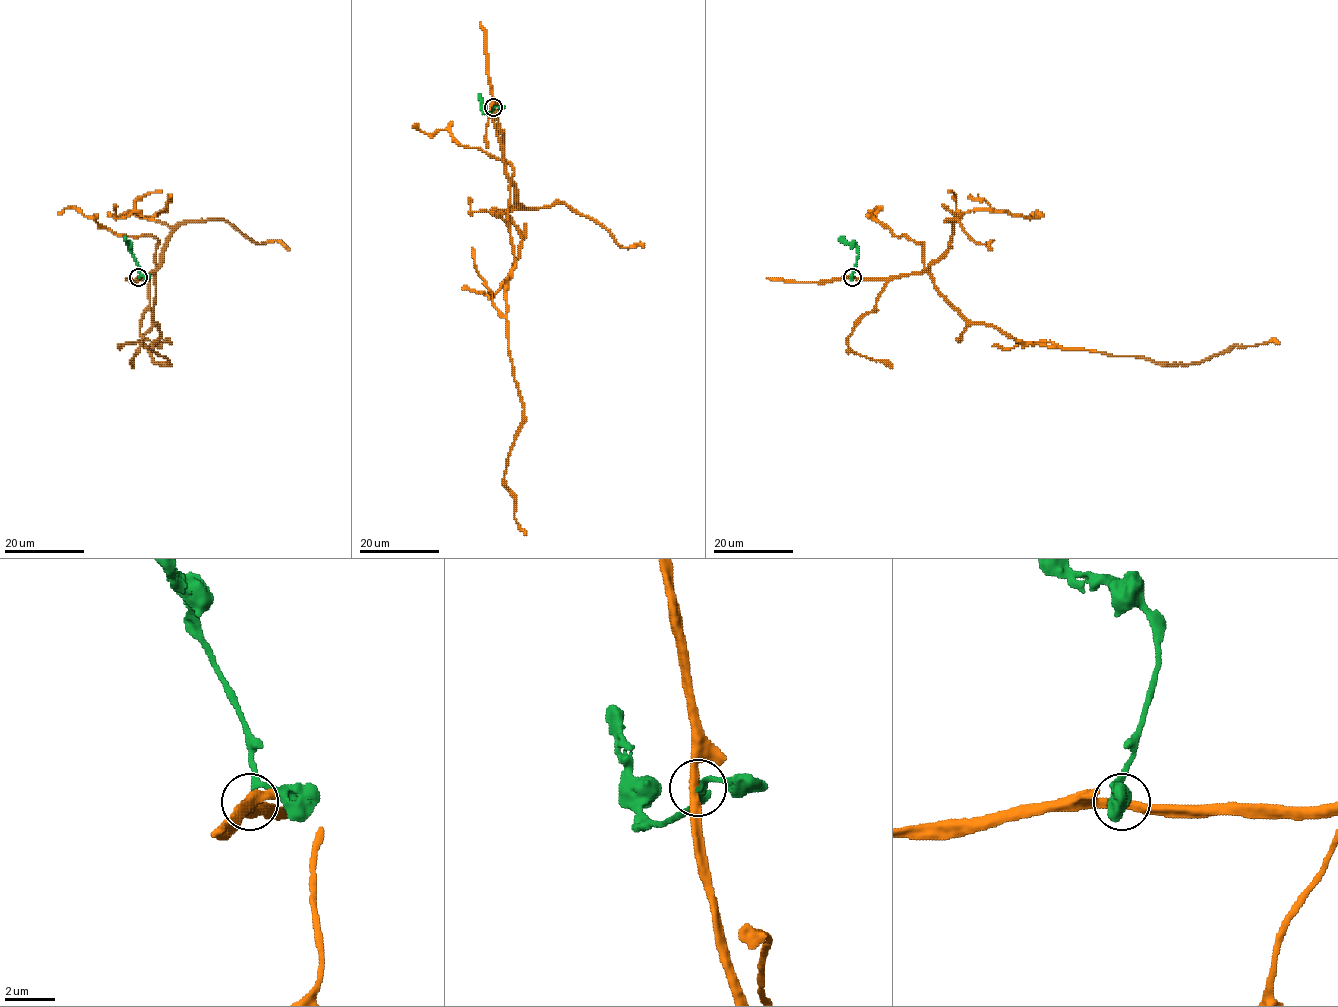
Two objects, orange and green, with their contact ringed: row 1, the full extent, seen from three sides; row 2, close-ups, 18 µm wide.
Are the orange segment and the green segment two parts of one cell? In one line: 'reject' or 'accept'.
reject

